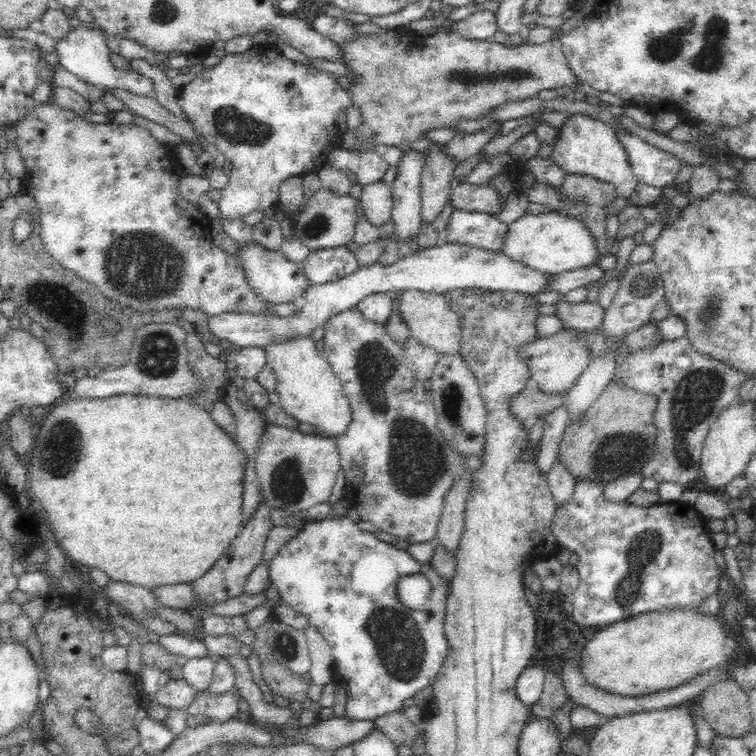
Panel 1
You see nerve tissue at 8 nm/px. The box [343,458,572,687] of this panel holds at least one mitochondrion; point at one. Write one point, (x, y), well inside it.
(401, 646)

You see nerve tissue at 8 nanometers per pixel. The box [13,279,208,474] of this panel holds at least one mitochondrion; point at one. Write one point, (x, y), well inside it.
(158, 361)

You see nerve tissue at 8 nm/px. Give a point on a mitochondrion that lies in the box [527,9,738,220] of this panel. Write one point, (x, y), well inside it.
(702, 43)

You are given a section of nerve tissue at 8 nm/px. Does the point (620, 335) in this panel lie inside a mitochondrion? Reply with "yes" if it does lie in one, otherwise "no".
no

